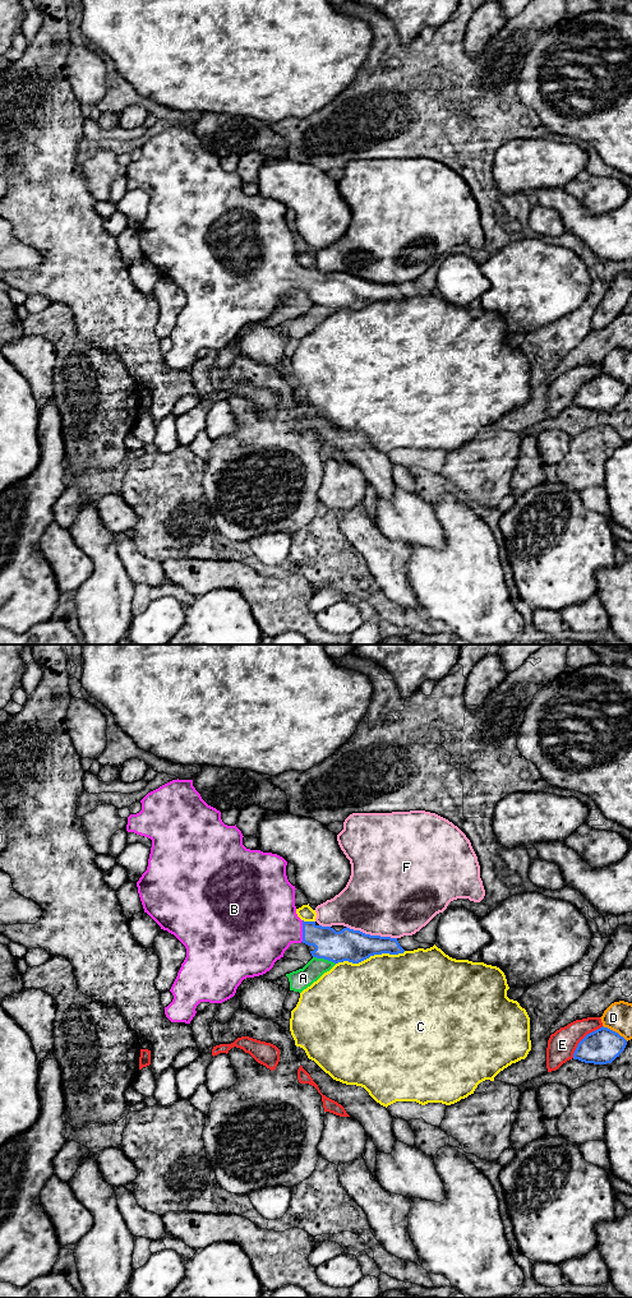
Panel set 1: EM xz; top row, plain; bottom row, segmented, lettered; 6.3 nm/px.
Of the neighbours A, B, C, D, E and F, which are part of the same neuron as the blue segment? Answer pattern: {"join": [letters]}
{"join": ["B"]}

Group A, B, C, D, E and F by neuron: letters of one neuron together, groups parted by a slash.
A / B / C / D / E / F

